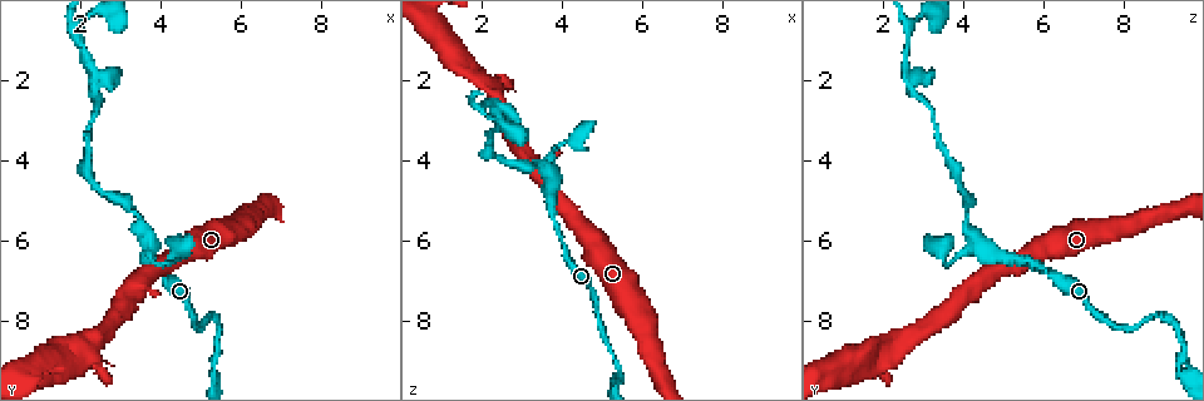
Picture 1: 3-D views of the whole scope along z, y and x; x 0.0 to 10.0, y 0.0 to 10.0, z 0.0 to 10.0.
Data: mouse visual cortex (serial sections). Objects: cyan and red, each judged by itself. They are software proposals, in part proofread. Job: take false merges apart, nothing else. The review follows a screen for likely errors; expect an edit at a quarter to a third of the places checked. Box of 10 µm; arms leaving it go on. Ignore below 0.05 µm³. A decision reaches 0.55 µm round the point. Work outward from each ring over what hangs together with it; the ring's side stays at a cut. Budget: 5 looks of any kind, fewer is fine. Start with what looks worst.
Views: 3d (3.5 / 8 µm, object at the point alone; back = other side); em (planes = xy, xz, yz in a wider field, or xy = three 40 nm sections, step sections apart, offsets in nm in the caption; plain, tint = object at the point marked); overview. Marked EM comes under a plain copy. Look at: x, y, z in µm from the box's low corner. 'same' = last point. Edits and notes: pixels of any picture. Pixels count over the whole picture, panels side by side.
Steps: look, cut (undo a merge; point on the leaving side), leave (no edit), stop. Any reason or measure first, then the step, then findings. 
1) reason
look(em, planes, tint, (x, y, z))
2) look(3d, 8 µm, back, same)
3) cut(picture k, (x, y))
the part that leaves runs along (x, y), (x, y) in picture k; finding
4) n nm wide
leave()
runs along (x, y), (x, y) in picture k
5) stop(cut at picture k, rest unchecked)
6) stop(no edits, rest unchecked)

arms part here
look(3d, 3.5 µm, (1.85, 0.80, 2.65))

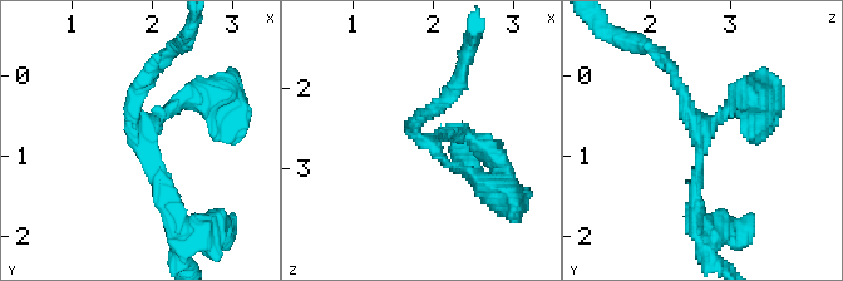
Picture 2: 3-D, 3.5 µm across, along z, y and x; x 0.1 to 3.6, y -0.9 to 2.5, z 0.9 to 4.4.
3 arms; arms of 150, 200, 200 nm
look(em, planes, tint, (1.90, 0.75, 2.65))

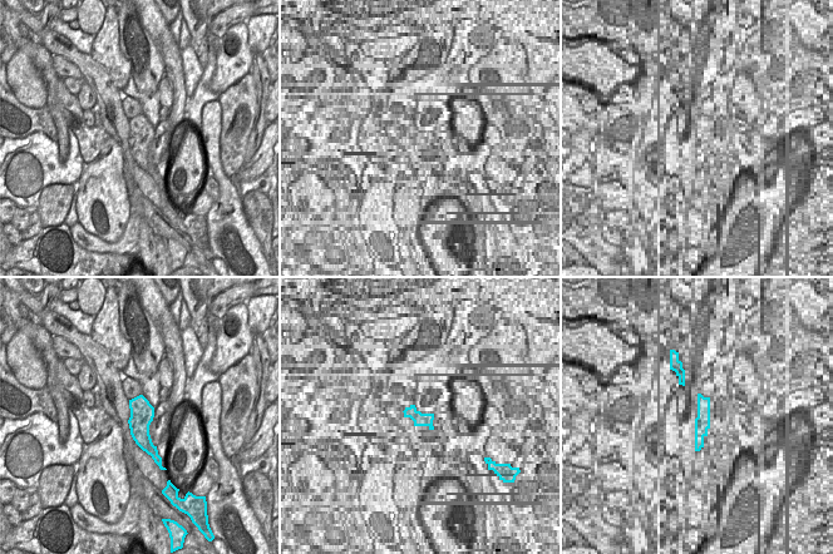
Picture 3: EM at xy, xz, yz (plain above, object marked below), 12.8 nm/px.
leave()
runs along (693, 212), (703, 132), (742, 100) in picture 2; one cell here

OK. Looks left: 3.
arms part here
look(3d, 3.5 µm, back, (2.35, 8.85, 2.20))

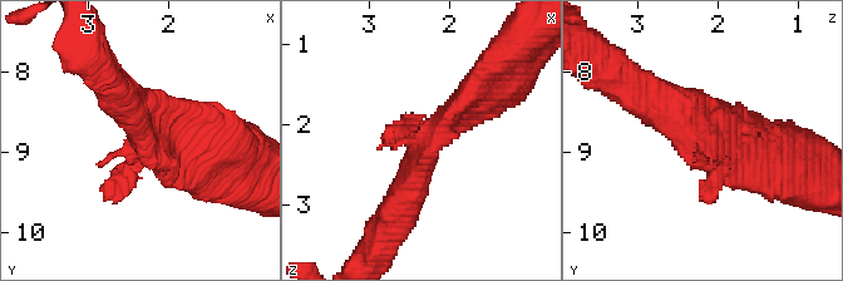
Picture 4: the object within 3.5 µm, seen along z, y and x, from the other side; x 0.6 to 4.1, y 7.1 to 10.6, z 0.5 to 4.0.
look(em, xy, step 1, tint, (2.25, 8.85, 2.20))

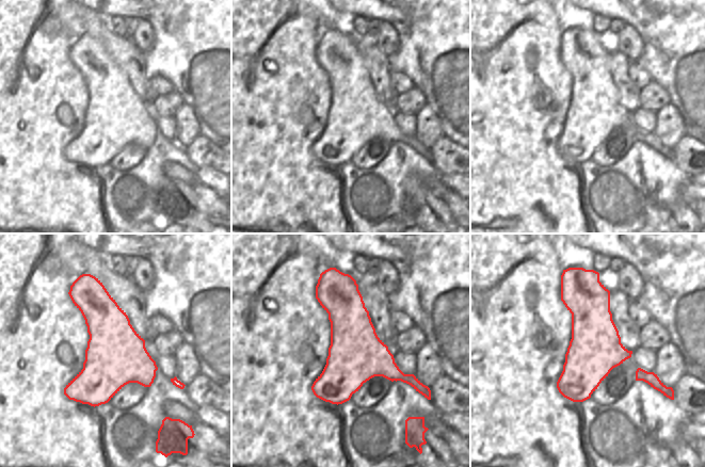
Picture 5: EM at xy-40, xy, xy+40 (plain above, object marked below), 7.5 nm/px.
look(em, xy, step 2, tint, same)

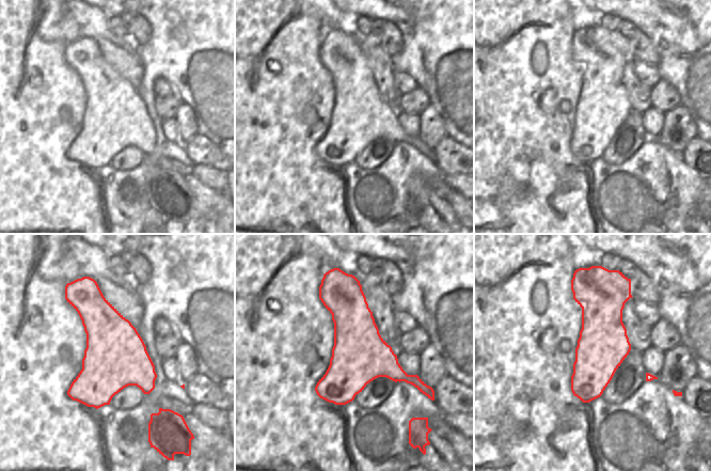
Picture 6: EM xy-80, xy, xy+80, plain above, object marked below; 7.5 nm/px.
leave()
one cell here

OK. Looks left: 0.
stop(no edits, rest unchecked)

